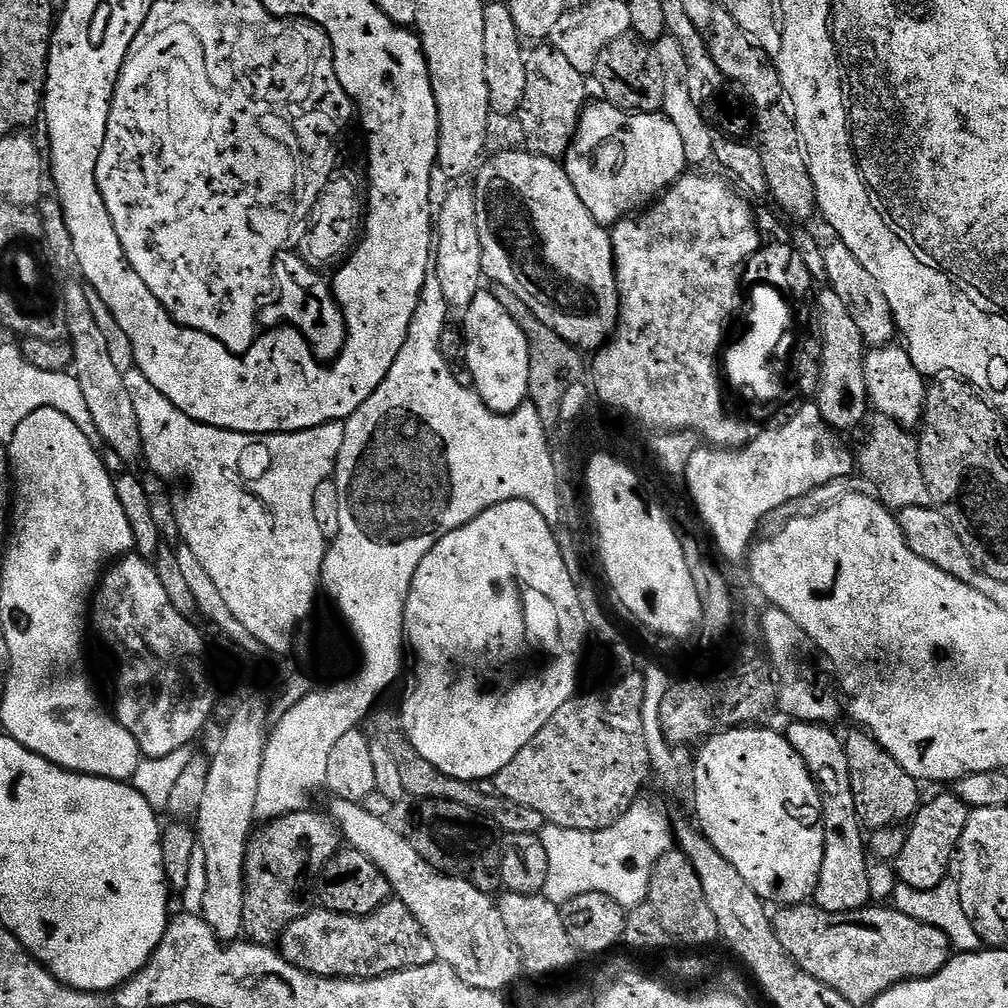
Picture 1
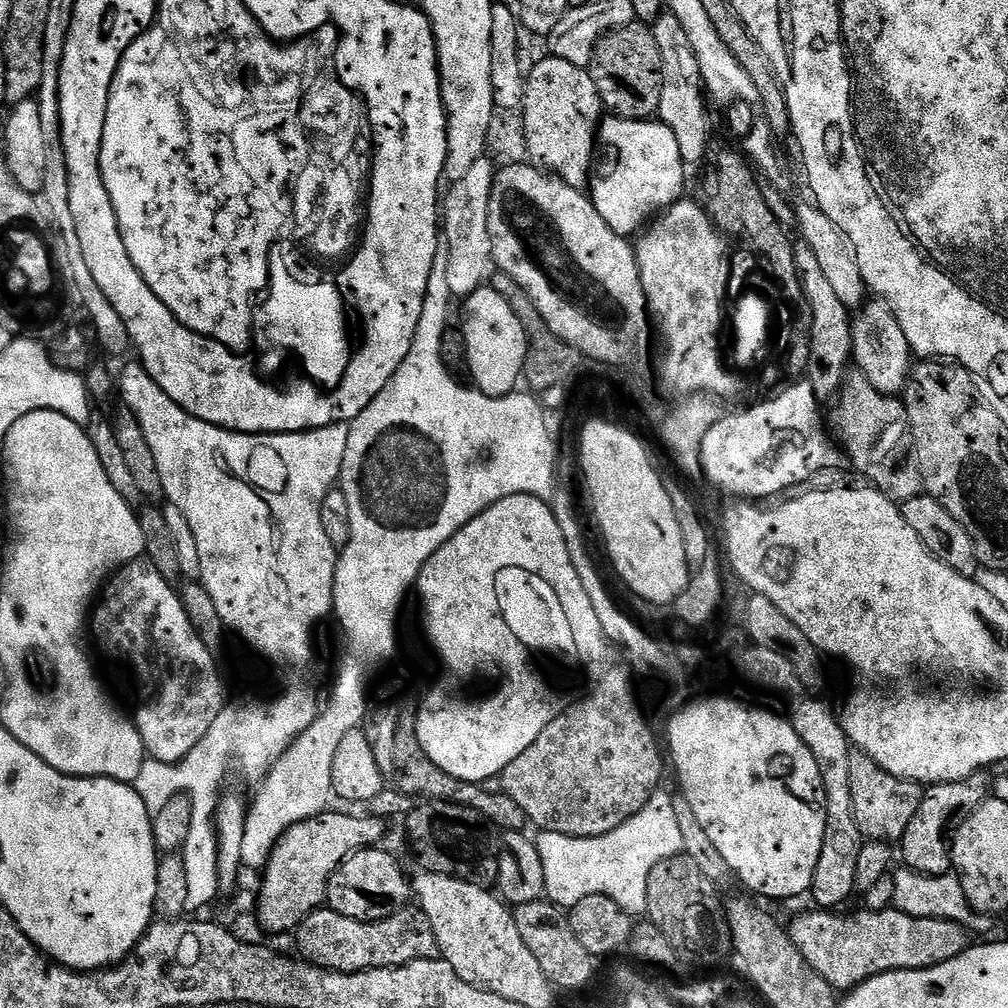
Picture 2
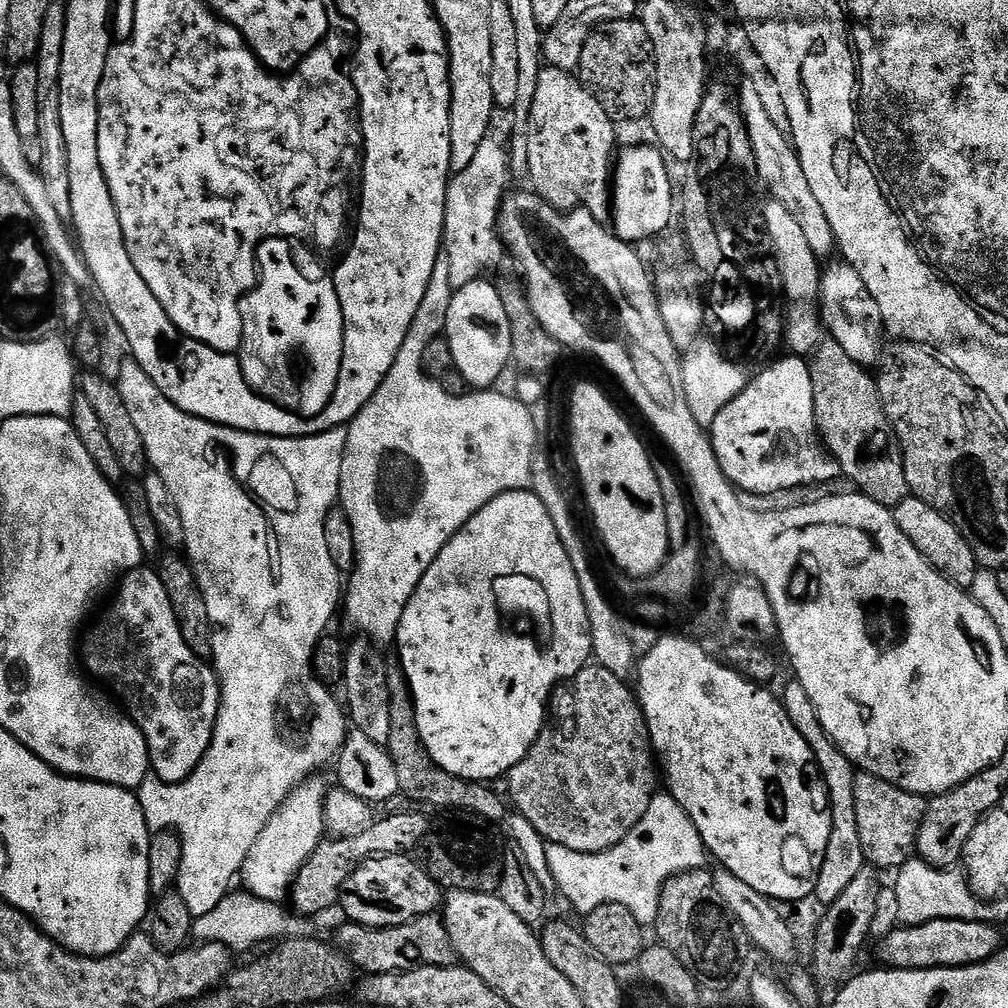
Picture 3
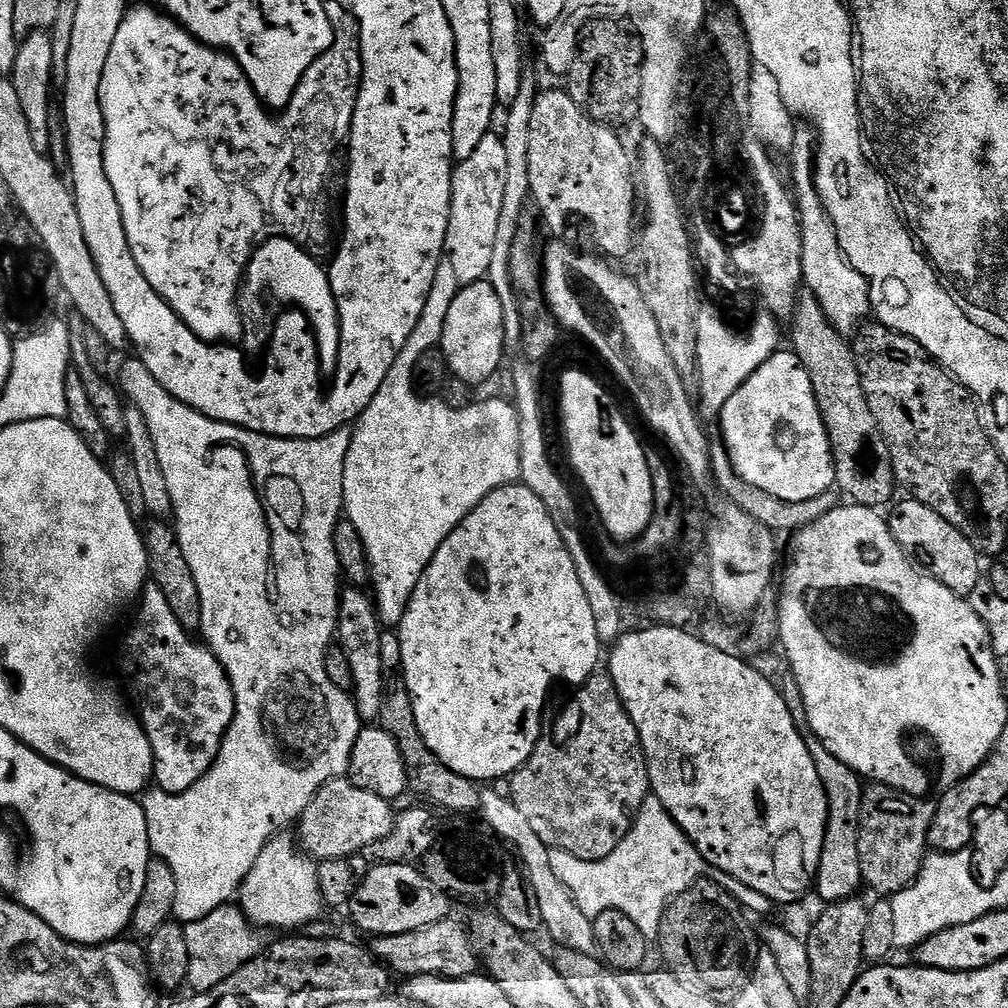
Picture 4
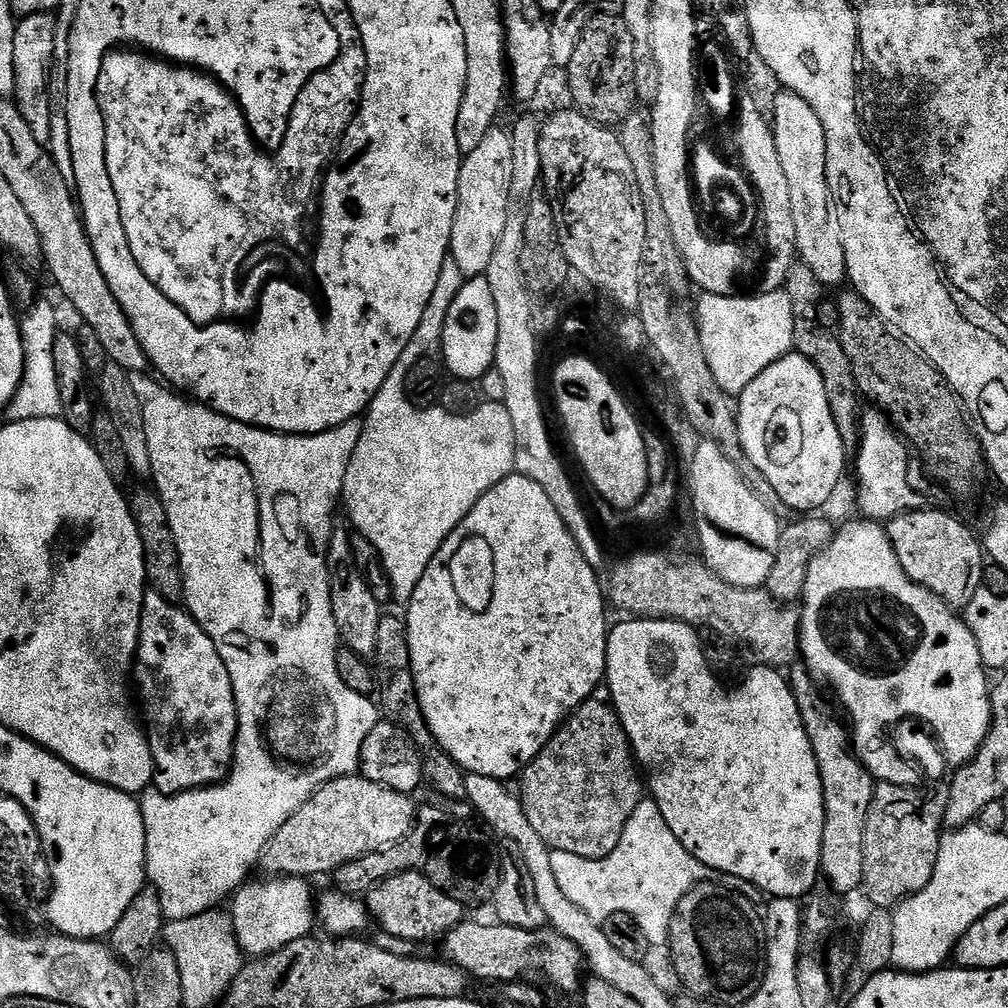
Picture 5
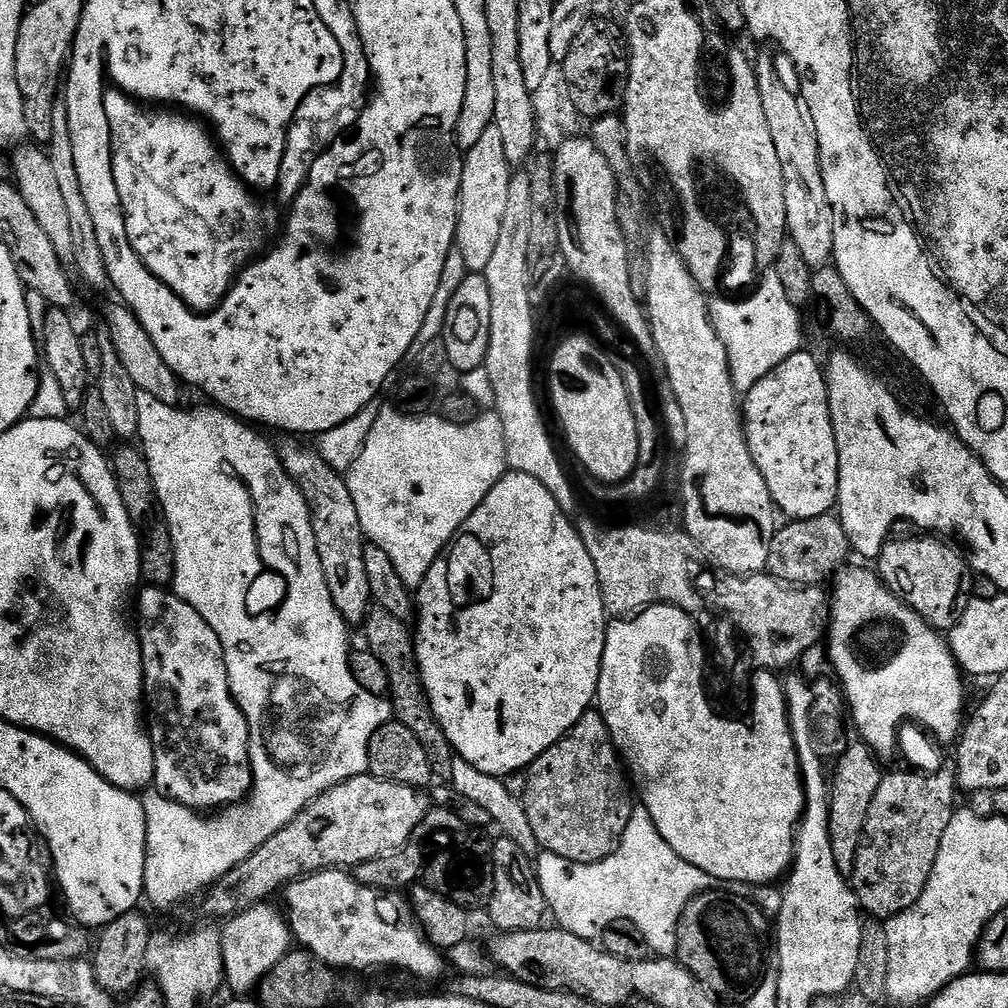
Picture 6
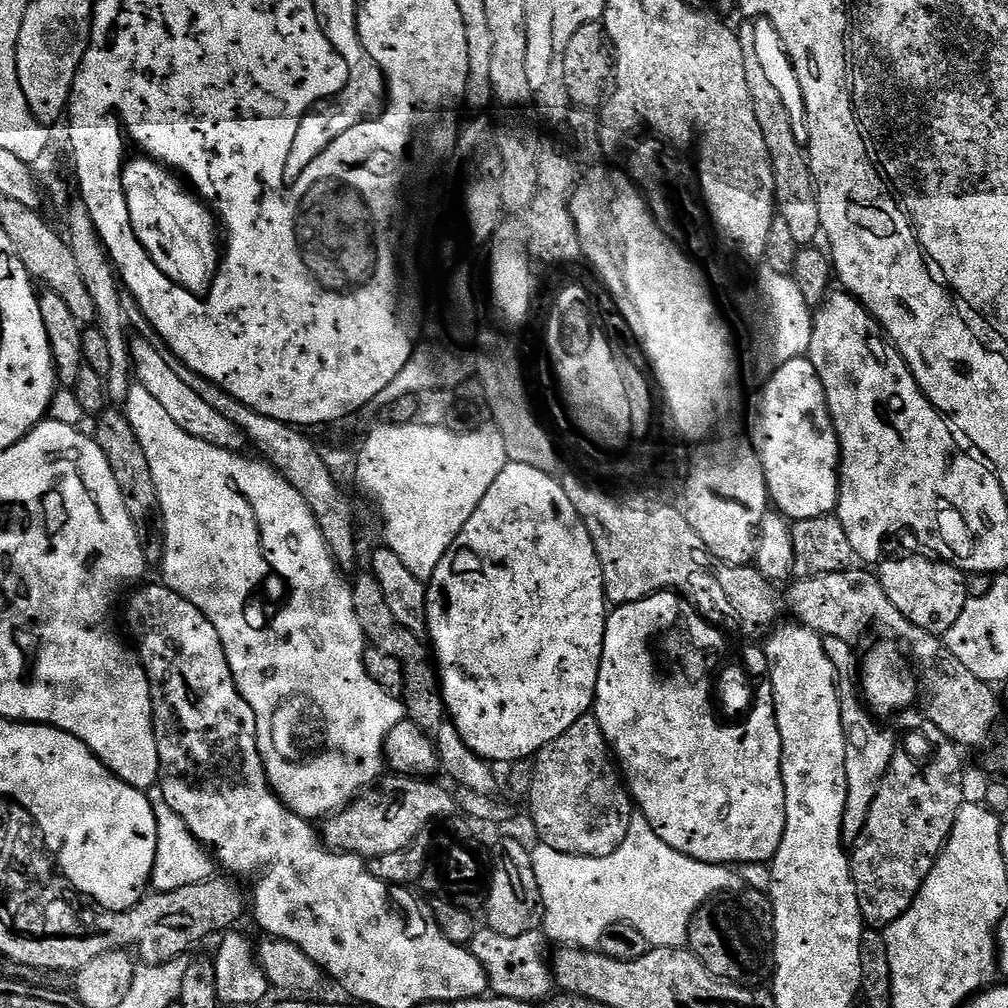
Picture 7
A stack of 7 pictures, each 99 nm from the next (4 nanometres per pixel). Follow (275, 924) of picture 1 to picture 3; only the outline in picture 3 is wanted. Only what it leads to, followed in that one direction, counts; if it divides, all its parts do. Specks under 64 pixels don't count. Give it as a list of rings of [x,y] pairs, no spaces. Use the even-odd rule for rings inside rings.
[[[415,810],[408,814],[385,815],[362,834],[325,839],[296,875],[290,893],[291,907],[301,916],[316,918],[319,912],[337,907],[340,893],[344,891],[344,883],[364,860],[369,860],[372,856],[407,856],[415,853],[415,848],[417,851],[423,845],[424,837],[430,831],[430,823],[428,824],[427,818],[421,812],[423,811]]]

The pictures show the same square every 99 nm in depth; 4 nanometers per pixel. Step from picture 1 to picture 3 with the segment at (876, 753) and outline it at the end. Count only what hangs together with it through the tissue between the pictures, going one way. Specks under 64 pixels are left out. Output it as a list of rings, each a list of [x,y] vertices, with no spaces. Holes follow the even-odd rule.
[[[857,771],[854,782],[854,814],[858,814],[858,842],[862,842],[865,861],[877,870],[899,870],[916,856],[918,830],[928,809],[925,797],[915,796],[869,772]]]

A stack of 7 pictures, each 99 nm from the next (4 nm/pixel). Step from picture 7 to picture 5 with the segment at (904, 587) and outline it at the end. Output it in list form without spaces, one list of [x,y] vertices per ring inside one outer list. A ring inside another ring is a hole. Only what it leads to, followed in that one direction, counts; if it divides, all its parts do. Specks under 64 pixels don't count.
[[[921,506],[892,517],[887,521],[886,531],[902,570],[914,583],[942,598],[953,610],[970,606],[970,598],[982,586],[986,553],[978,536],[958,517]]]

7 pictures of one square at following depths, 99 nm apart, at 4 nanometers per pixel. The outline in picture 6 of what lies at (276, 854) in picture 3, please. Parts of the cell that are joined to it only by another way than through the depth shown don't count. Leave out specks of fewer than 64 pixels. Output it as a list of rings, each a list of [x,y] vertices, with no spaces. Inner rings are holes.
[[[268,902],[255,904],[250,910],[240,912],[237,916],[231,917],[223,925],[220,932],[220,941],[222,942],[222,958],[224,959],[224,983],[229,989],[232,987],[236,991],[233,993],[255,993],[259,989],[260,980],[266,978],[266,974],[270,974],[270,970],[274,970],[274,966],[278,966],[278,962],[282,962],[284,955],[293,947],[294,937],[292,929],[288,927],[285,913],[279,907],[276,909],[271,908],[272,906]]]

